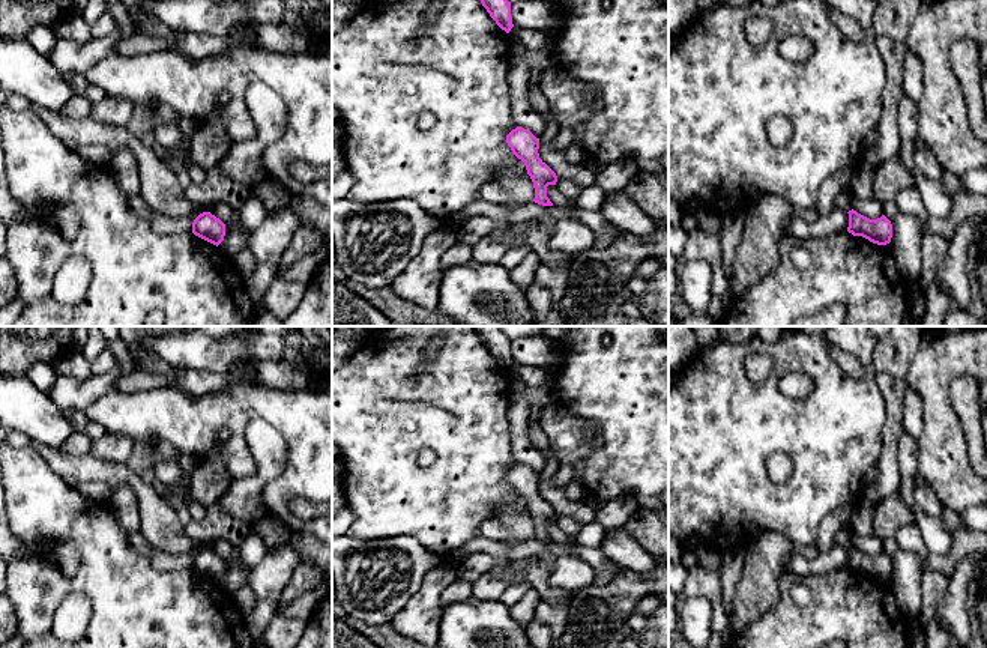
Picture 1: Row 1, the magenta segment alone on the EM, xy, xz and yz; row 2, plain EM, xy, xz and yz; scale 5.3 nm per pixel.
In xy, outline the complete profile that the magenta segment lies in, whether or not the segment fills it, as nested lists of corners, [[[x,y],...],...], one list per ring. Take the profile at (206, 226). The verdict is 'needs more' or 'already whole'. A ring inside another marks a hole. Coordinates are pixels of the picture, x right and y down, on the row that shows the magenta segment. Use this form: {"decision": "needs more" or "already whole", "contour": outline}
{"decision": "already whole", "contour": [[[203,212],[194,220],[192,233],[218,247],[224,241],[225,224],[210,212]]]}

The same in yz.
{"decision": "already whole", "contour": [[[849,210],[849,227],[847,232],[853,236],[862,236],[873,244],[886,245],[892,238],[892,224],[882,215],[877,220],[870,220],[856,210]]]}

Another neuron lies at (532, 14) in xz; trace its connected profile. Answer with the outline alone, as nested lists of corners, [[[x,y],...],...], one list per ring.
[[[547,0],[511,3],[512,24],[521,29],[547,30],[560,17],[559,5]]]

